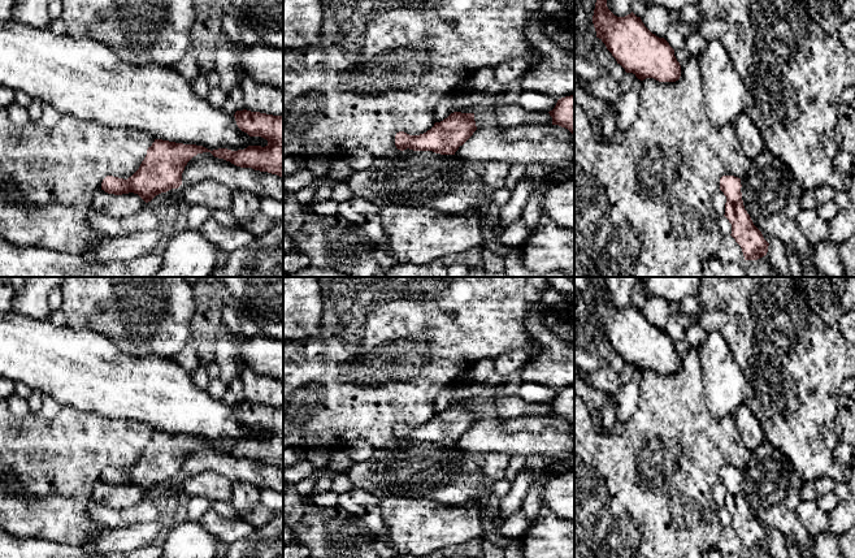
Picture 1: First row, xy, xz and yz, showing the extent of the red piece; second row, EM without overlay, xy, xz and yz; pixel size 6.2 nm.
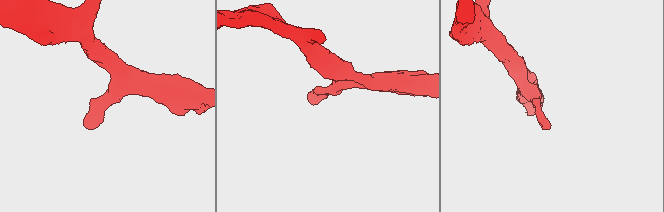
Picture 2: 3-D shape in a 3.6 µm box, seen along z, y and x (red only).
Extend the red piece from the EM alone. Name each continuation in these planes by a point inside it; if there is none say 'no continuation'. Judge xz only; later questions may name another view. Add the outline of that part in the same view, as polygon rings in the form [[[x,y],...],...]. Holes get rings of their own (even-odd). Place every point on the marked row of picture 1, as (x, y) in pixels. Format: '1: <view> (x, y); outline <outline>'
no continuation

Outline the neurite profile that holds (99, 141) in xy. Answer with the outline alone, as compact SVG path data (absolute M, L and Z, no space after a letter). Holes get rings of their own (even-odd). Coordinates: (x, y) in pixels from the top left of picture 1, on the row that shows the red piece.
M0 109L0 235L17 246L43 246L91 260L108 238L95 232L87 220L95 193L101 189L107 176L123 179L131 177L153 142L155 137L143 130L110 127L71 116L62 116L52 130L47 130L40 122L21 127L9 120L6 109Z

